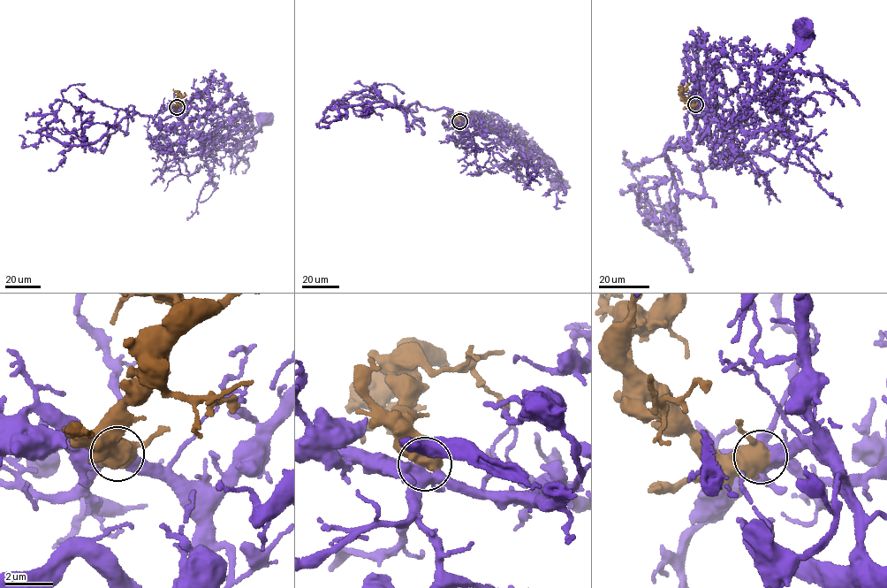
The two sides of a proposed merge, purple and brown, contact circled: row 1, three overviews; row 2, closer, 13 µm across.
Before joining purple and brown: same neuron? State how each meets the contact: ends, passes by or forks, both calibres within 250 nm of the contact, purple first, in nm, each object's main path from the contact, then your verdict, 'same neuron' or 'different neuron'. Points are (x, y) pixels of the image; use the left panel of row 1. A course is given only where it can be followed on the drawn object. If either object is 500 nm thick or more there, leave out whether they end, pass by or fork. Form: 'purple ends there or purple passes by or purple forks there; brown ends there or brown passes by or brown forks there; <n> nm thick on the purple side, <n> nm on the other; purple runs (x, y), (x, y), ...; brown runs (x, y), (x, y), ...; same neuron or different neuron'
500 nm thick on the purple side, 600 nm on the other; purple runs (177, 107), (182, 112), (182, 119), (190, 134), (202, 137), (223, 135), (246, 140), (264, 122), (261, 120); brown runs (177, 107), (180, 95), (175, 91); same neuron

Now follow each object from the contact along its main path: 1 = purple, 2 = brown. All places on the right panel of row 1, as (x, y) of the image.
1: (696, 105), (704, 106), (706, 115), (724, 126), (773, 82), (777, 67), (804, 34)
2: (695, 104), (689, 104), (682, 94), (688, 83), (691, 84)

